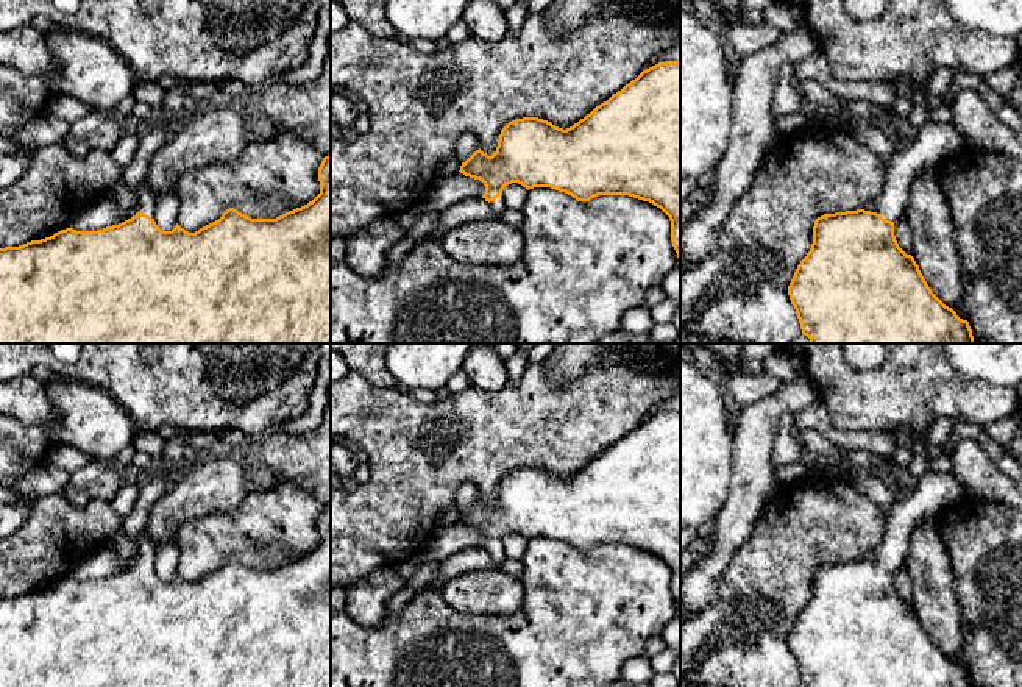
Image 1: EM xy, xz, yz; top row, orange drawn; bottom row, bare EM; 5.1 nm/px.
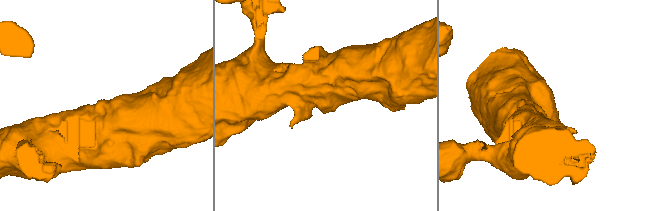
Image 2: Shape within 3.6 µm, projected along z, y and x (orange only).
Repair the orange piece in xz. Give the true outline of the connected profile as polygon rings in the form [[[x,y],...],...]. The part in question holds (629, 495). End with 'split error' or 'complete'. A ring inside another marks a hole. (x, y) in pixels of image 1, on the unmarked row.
[[[680,409],[658,412],[643,420],[635,429],[596,456],[573,476],[563,479],[538,467],[509,472],[499,484],[496,501],[488,506],[476,500],[460,515],[460,523],[485,536],[482,548],[496,565],[506,559],[502,540],[512,532],[523,537],[551,537],[577,551],[598,545],[629,545],[660,557],[671,570],[671,592],[680,610]]]; split error

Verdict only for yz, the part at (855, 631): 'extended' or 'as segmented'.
extended

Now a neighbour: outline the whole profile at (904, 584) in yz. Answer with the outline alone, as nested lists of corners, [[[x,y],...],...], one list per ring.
[[[897,568],[894,571],[894,586],[896,586],[899,596],[907,604],[913,604],[913,579],[907,568]]]

